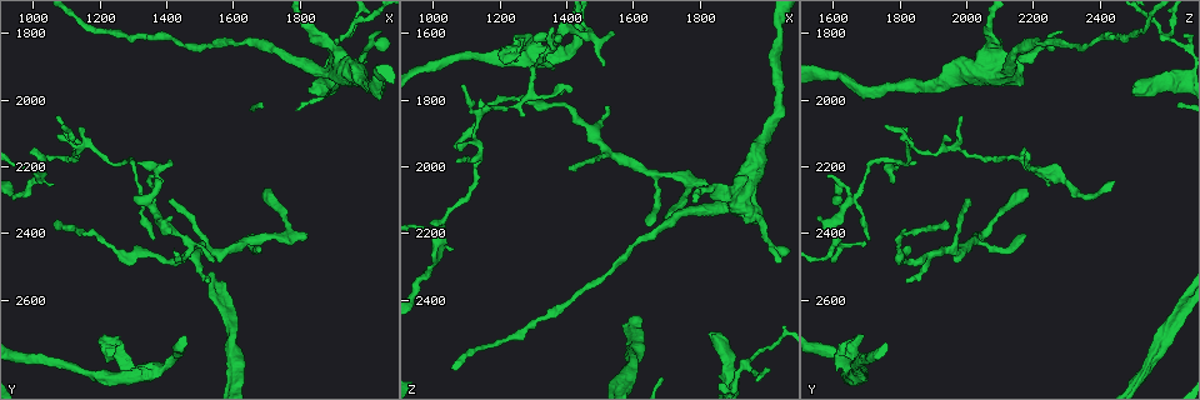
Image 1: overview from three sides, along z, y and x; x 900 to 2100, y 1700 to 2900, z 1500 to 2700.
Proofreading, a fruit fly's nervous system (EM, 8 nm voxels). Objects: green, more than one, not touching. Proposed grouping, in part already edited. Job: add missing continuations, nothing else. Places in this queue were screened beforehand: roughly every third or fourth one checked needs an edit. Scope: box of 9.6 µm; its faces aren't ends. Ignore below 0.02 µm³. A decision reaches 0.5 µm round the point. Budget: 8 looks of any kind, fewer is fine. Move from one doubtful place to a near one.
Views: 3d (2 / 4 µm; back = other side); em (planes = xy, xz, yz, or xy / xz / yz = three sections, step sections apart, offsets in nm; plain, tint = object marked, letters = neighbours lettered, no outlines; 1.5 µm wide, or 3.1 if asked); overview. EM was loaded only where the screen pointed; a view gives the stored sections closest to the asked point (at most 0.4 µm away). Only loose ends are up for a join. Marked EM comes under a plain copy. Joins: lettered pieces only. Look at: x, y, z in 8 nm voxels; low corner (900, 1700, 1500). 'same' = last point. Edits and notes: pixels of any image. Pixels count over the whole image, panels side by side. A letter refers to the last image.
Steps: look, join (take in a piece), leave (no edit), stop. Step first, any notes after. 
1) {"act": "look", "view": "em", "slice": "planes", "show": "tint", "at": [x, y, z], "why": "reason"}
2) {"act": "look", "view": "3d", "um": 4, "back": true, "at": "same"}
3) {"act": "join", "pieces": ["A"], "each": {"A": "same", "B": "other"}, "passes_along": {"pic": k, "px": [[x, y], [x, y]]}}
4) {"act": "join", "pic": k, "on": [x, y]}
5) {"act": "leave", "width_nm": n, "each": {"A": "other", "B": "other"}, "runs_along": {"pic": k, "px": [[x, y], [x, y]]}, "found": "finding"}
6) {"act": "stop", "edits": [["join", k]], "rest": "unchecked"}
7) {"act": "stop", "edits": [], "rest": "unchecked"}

{"act": "look", "view": "3d", "um": 2, "at": [1650, 2410, 2180], "why": "free end"}

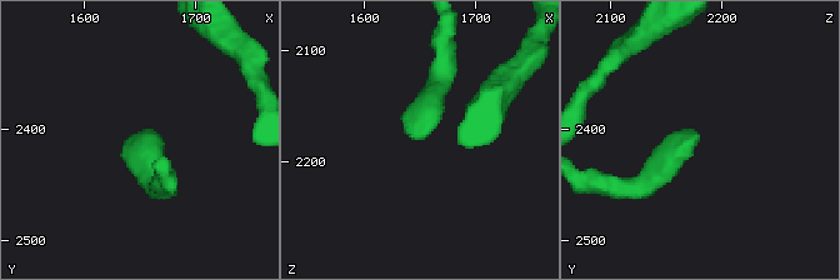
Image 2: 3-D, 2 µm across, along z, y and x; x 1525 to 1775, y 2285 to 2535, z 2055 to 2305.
{"act": "look", "view": "em", "slice": "yz", "step": 4, "show": "tint", "at": [1648, 2408, 2182], "why": "now the EM"}

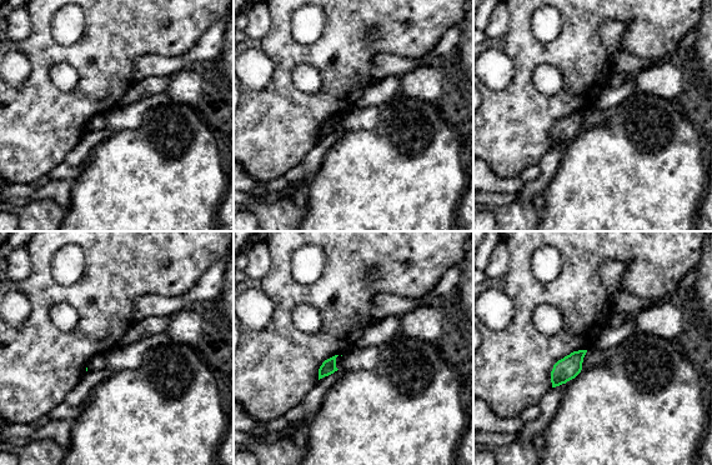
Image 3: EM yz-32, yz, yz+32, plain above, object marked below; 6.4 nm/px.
{"act": "look", "view": "em", "slice": "planes", "show": "letters", "at": "same", "why": "another direction"}

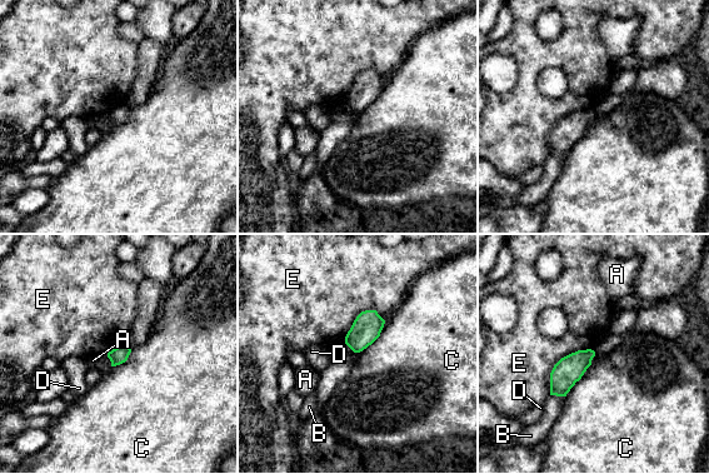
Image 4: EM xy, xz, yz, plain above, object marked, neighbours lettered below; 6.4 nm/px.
{"act": "leave", "width_nm": 110, "each": {"A": "other", "B": "other", "C": "other", "D": "other", "E": "other"}, "border": {"pic": 4, "px": [[385, 322], [380, 334], [358, 353]]}, "found": "none of them fits"}

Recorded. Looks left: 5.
{"act": "look", "view": "em", "slice": "planes", "show": "letters", "at": [1840, 1970, 2490], "why": "branch stops here"}

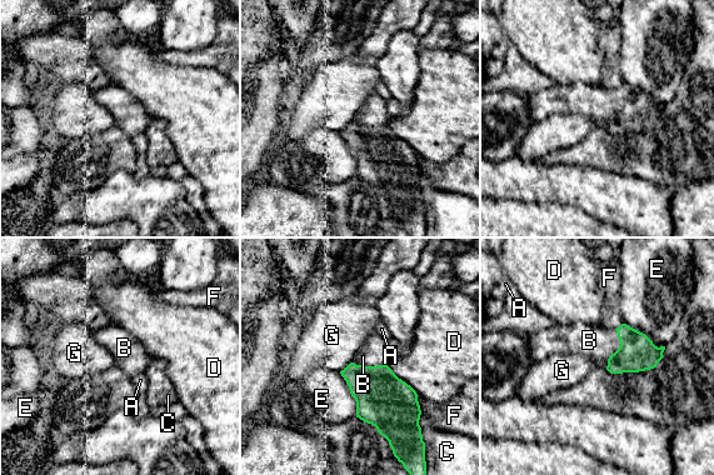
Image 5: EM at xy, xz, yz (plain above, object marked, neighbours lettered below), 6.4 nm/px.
{"act": "join", "pieces": ["B"], "width_nm": 160, "each": {"A": "other", "B": "same", "C": "other", "D": "other", "E": "other", "F": "other", "G": "other"}, "passes_along": {"pic": 5, "px": [[384, 400], [369, 366], [373, 353]]}, "found": "the neuron continues"}

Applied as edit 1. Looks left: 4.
{"act": "look", "view": "overview"}

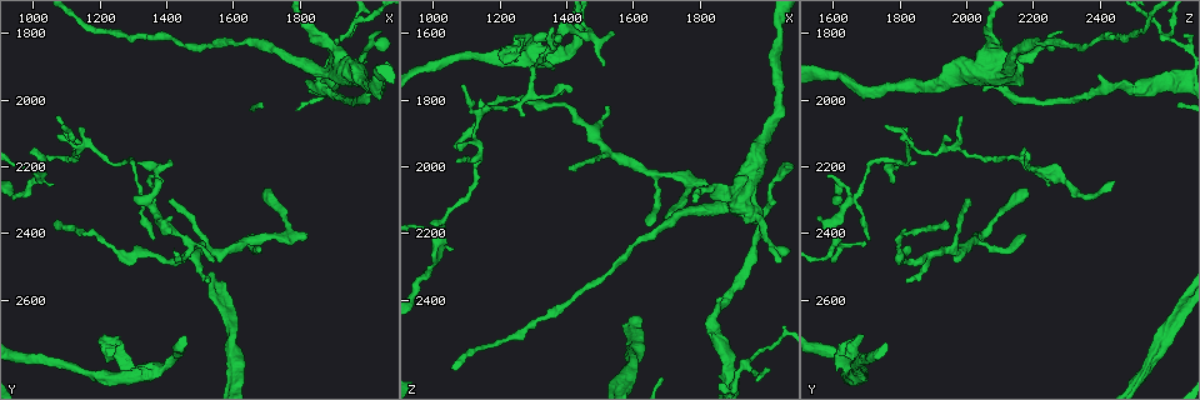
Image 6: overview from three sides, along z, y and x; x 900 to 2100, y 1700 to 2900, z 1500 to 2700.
{"act": "look", "view": "3d", "um": 2, "back": true, "at": [2040, 1800, 2290], "why": "free end"}

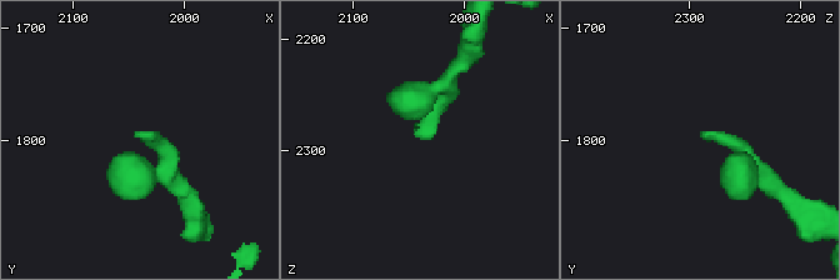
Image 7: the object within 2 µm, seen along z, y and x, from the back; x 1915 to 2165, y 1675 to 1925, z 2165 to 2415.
{"act": "look", "view": "em", "slice": "xz", "step": 4, "show": "letters", "at": [2038, 1790, 2290]}

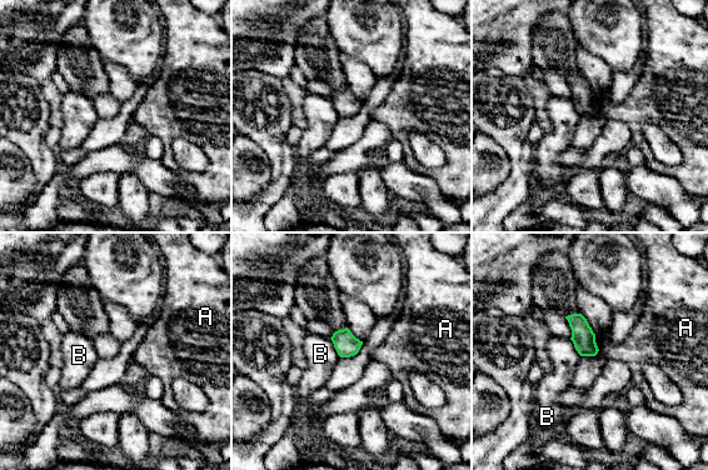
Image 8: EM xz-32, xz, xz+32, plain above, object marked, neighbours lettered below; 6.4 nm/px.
{"act": "look", "view": "em", "slice": "planes", "show": "letters", "at": "same"}

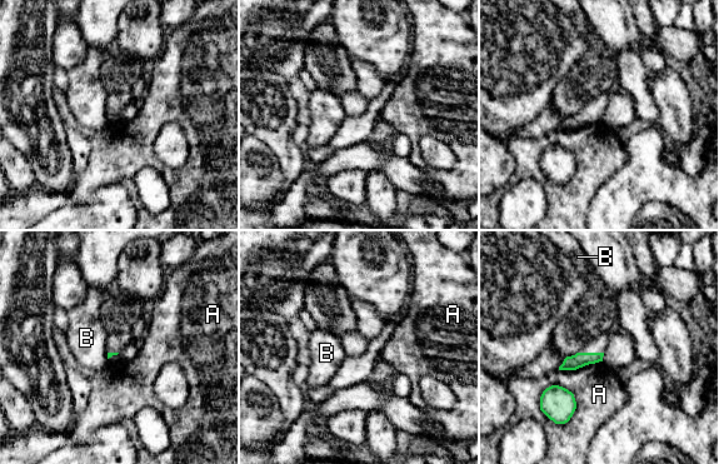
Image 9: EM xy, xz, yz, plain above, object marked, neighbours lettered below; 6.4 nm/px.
{"act": "leave", "each": {"A": "other", "B": "other"}, "border": {"pic": 9, "px": [[552, 384], [575, 402], [564, 424]]}, "found": "no lettered piece goes on from it"}

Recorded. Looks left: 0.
{"act": "stop", "edits": [["join", 5]], "rest": "unchecked"}

